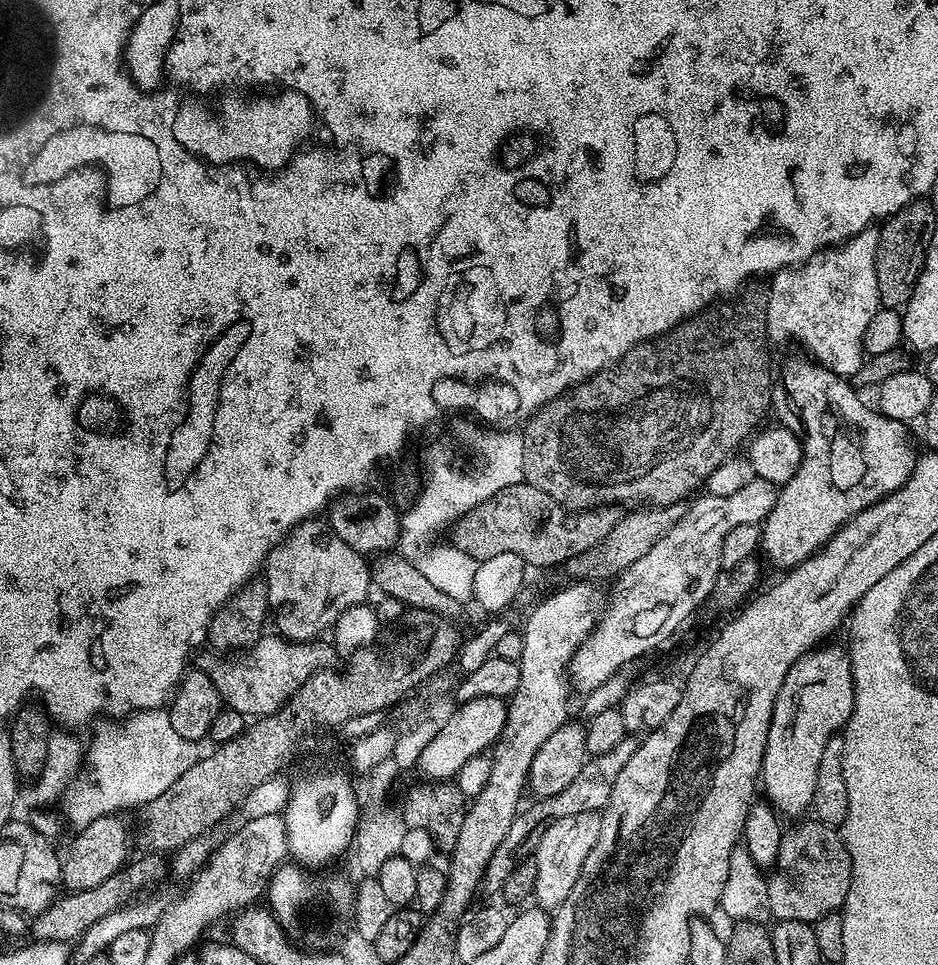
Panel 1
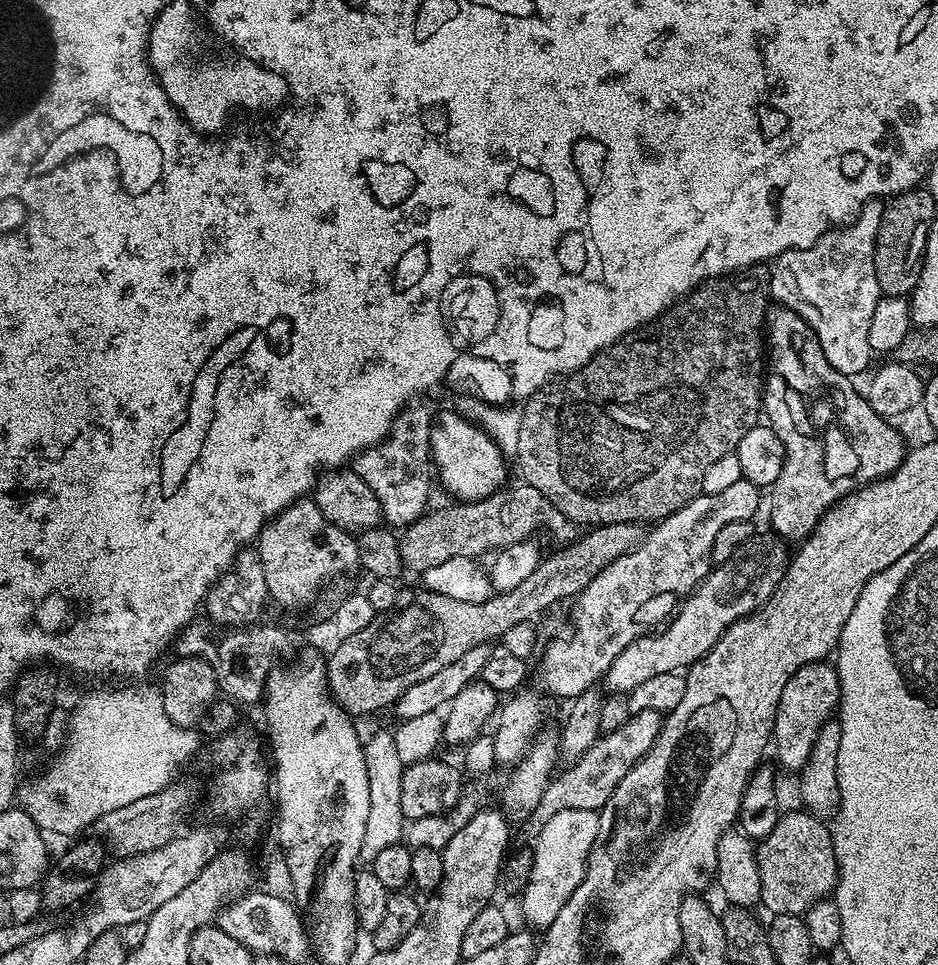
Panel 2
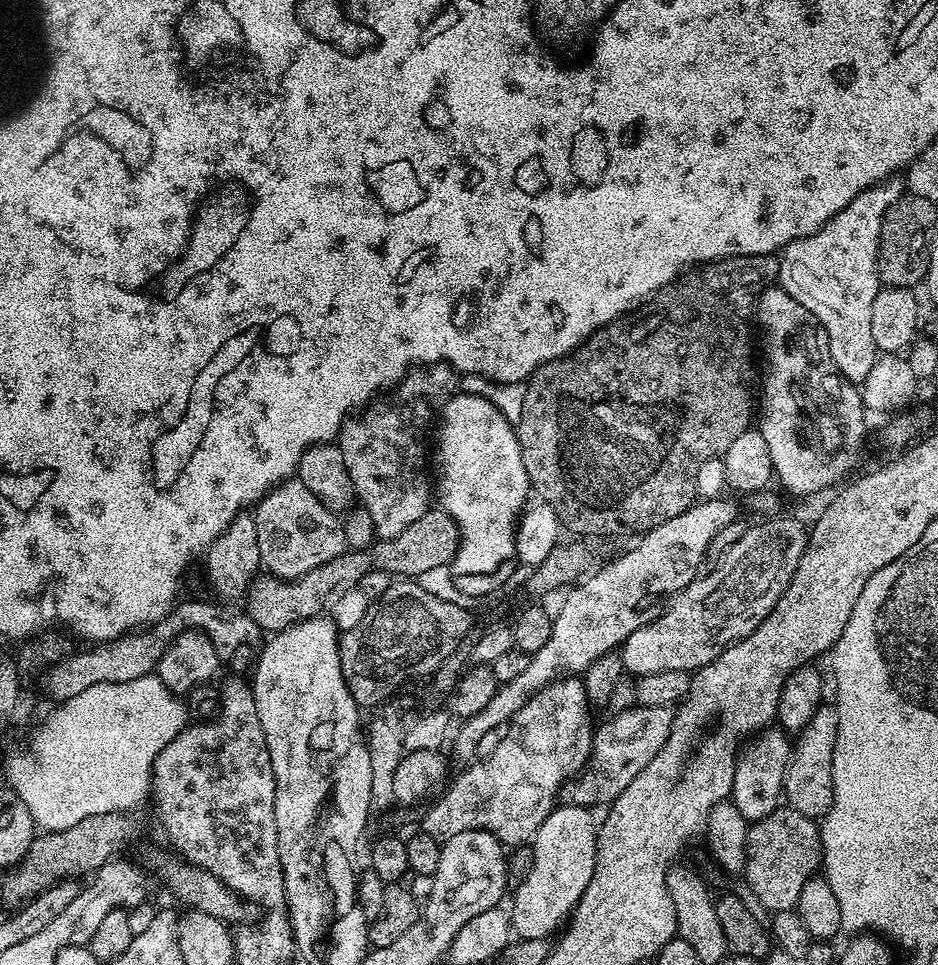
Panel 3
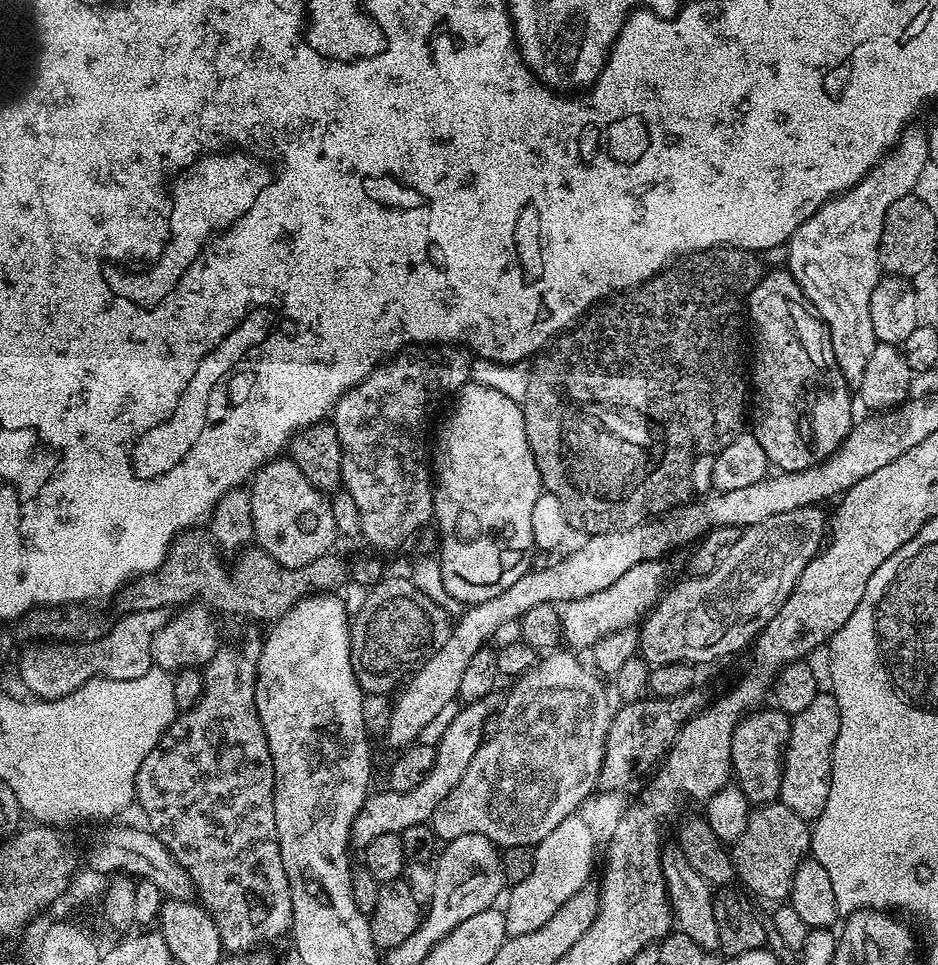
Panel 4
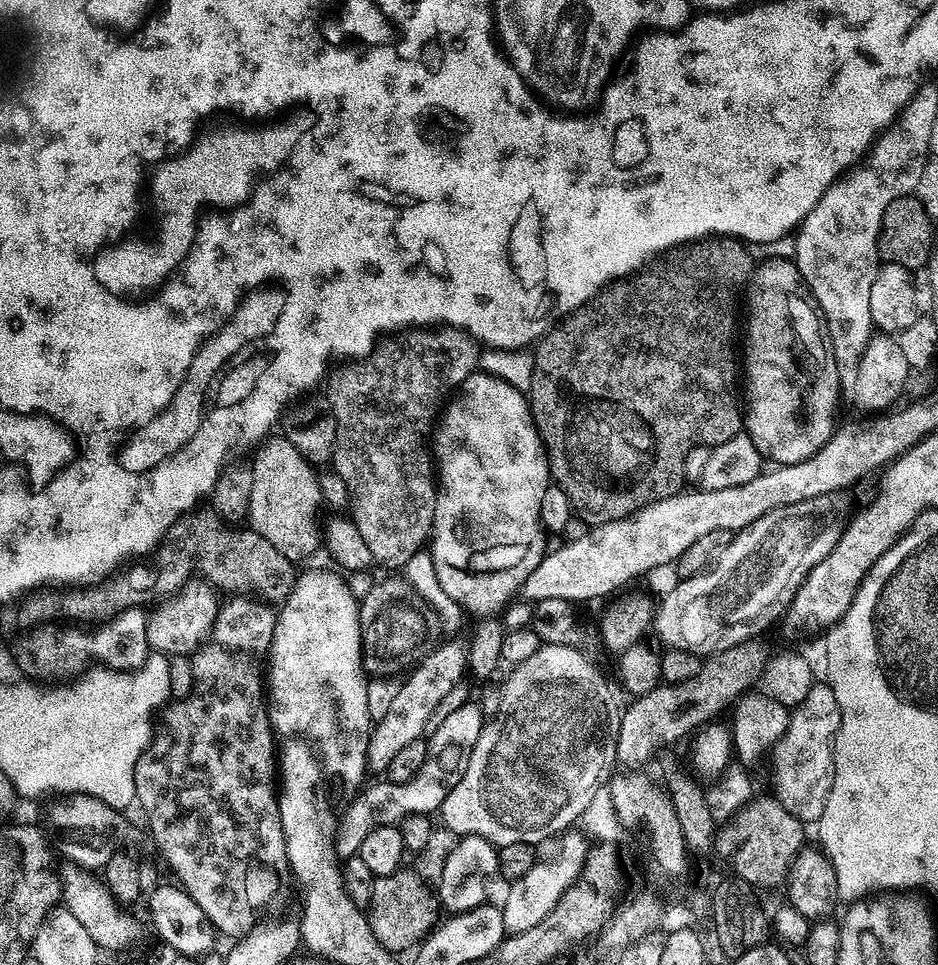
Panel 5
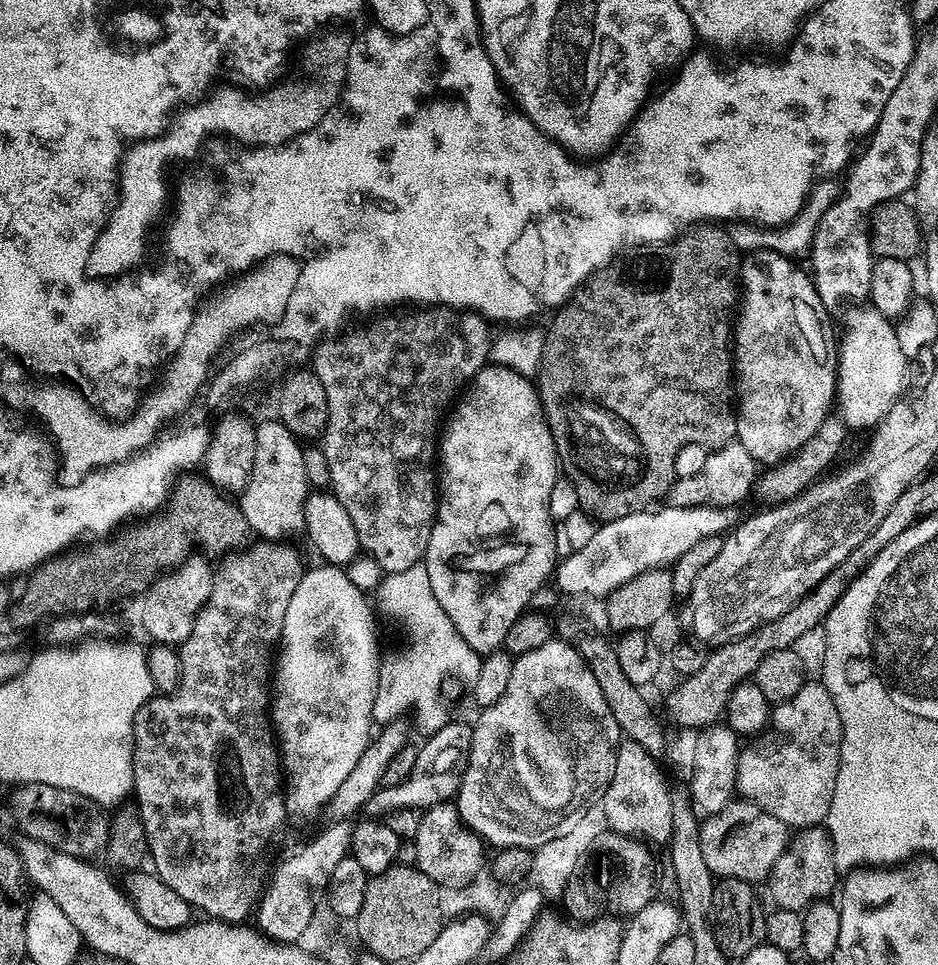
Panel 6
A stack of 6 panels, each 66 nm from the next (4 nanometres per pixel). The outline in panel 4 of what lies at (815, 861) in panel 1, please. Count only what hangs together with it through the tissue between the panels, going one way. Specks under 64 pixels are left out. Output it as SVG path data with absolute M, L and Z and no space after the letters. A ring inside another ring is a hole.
M773 802L757 807L749 815L748 825L731 845L730 855L739 883L753 897L784 902L789 899L795 872L809 855L811 846L812 829L809 821L794 814L794 810L784 803Z

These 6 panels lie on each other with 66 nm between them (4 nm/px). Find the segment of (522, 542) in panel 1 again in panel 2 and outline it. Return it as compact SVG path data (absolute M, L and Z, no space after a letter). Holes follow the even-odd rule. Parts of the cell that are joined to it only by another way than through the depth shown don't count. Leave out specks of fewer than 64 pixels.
M516 482L516 485L506 486L494 495L488 496L484 500L473 502L452 502L447 508L433 508L425 511L423 516L409 524L403 529L399 537L400 559L403 566L413 568L416 574L422 574L434 566L442 566L442 562L450 562L450 558L467 556L469 558L487 557L502 548L508 548L512 544L517 544L529 539L539 530L543 524L548 524L554 517L554 509L548 500L534 486L523 482Z

